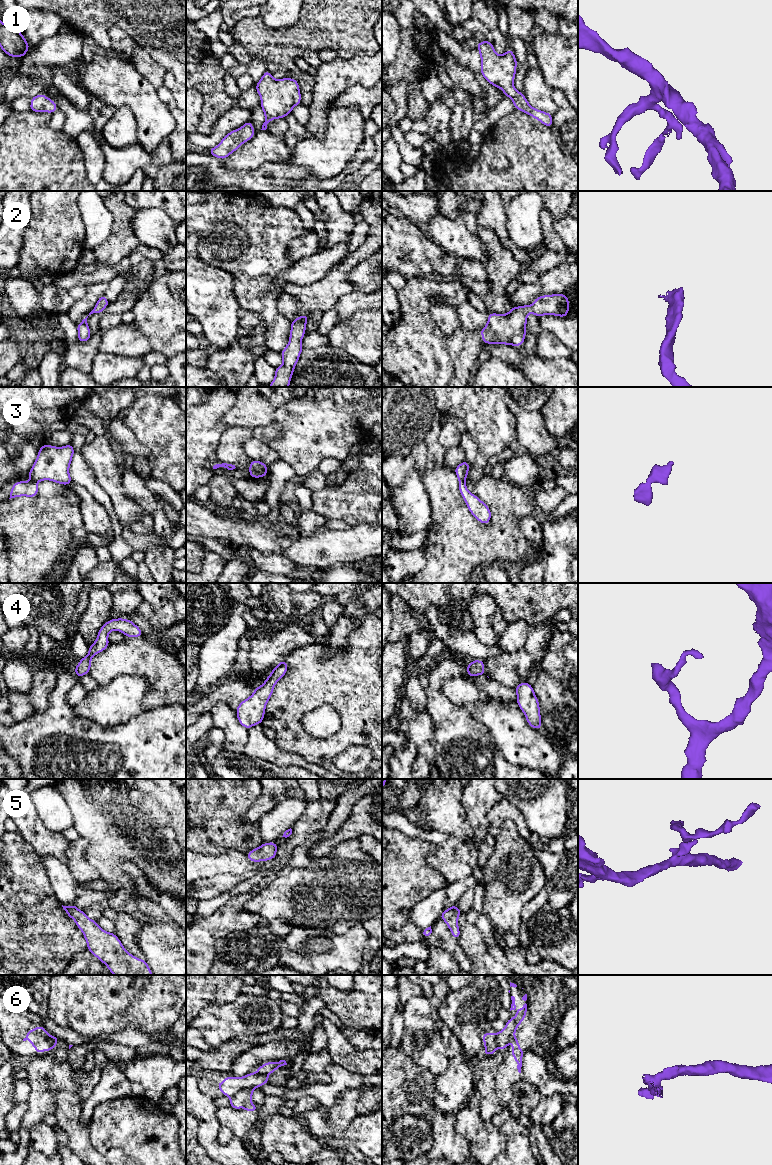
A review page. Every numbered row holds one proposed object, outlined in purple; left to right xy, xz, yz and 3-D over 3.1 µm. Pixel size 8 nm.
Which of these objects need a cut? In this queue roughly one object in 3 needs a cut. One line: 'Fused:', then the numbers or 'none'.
Fused: 6

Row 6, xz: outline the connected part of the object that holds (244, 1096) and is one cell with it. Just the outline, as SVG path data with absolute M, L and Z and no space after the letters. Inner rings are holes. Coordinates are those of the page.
M245 1088L234 1094L230 1098L230 1106L237 1111L258 1111L257 1106L253 1105L253 1089Z

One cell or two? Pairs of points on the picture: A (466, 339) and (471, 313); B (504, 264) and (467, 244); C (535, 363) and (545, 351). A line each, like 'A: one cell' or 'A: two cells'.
A: two cells
B: two cells
C: two cells

